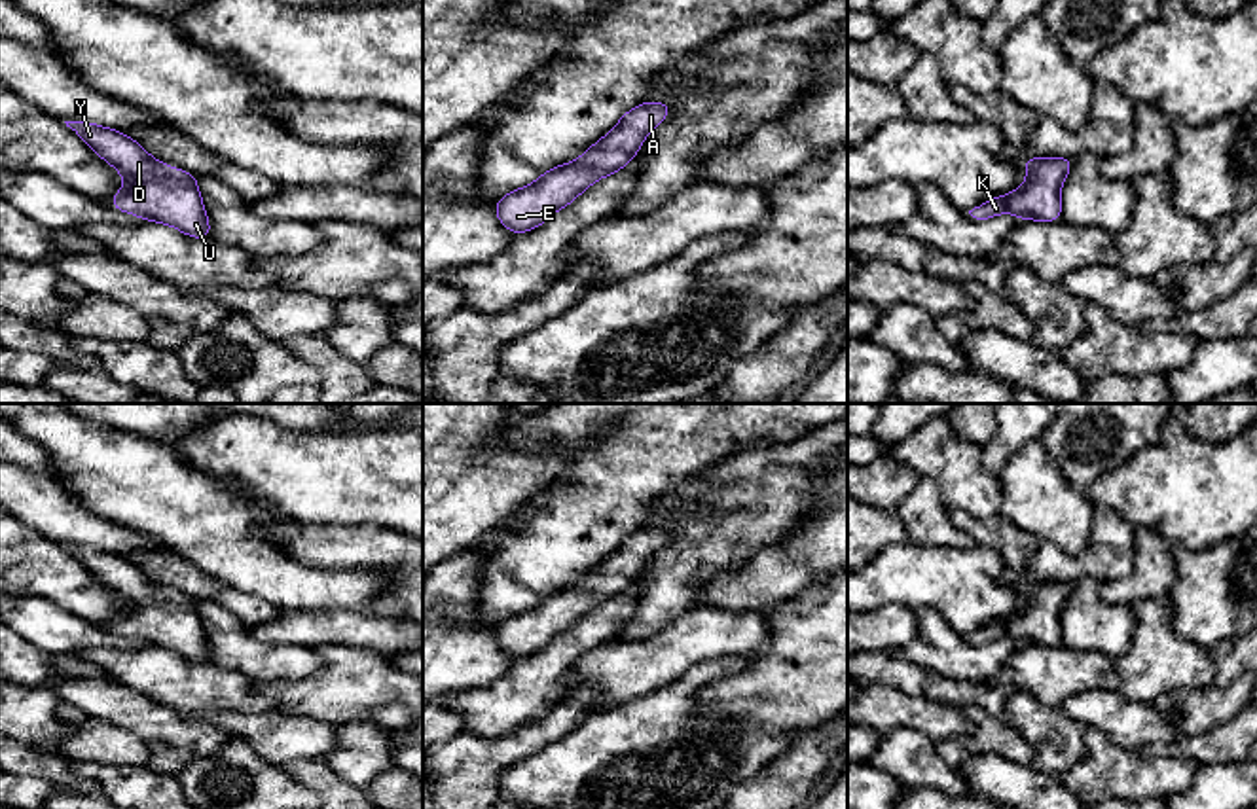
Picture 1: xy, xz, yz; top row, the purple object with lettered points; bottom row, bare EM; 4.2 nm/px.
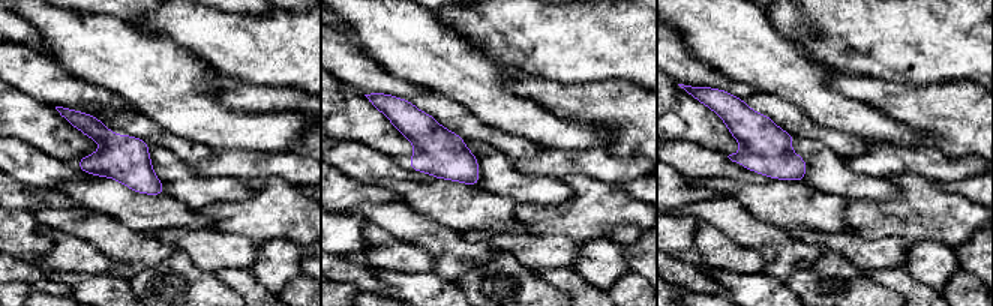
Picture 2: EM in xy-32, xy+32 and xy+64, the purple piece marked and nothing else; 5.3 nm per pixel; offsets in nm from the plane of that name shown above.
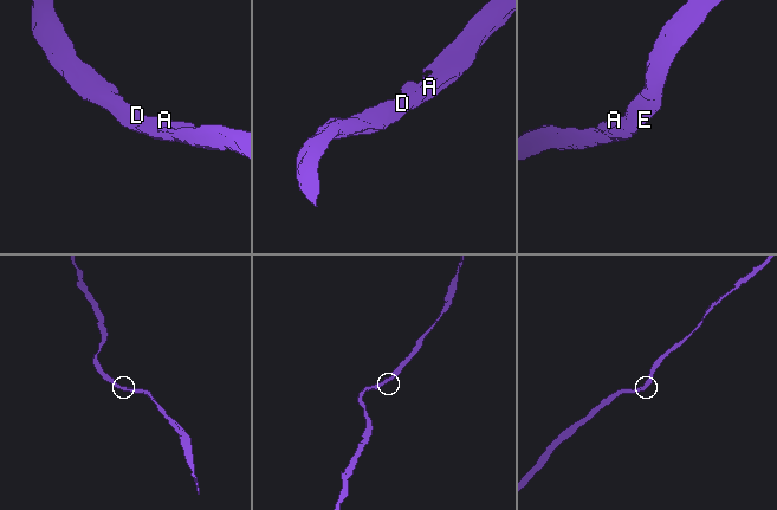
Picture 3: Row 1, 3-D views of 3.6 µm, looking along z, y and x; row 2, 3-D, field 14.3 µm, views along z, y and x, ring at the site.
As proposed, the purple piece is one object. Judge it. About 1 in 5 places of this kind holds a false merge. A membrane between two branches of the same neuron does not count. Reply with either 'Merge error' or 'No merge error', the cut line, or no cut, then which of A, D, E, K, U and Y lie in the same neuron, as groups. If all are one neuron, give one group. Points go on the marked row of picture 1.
No merge error. No split. Groups: A D E K U Y

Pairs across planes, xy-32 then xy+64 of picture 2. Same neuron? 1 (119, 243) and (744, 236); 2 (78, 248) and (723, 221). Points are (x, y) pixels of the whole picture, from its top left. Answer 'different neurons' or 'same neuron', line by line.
1: same neuron
2: different neurons

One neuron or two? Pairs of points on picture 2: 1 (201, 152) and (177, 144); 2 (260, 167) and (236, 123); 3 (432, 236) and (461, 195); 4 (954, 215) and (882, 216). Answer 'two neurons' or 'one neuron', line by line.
1: one neuron
2: two neurons
3: two neurons
4: one neuron

